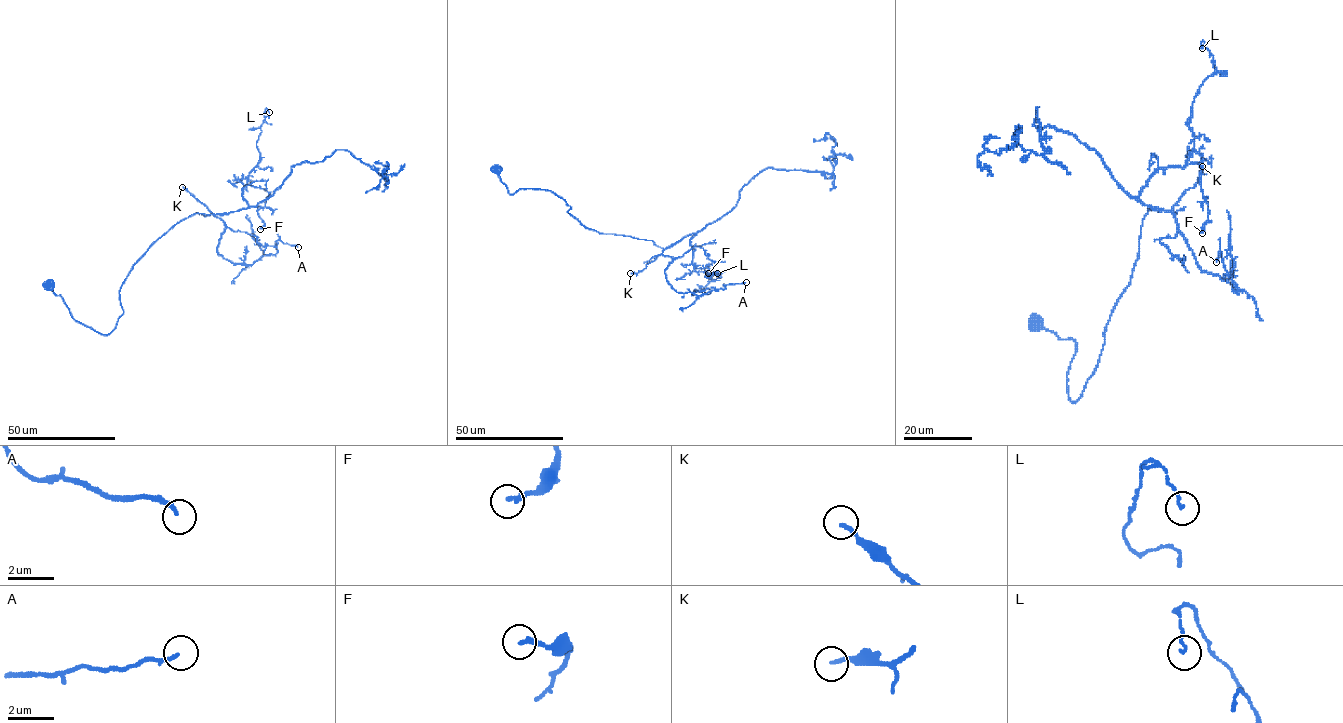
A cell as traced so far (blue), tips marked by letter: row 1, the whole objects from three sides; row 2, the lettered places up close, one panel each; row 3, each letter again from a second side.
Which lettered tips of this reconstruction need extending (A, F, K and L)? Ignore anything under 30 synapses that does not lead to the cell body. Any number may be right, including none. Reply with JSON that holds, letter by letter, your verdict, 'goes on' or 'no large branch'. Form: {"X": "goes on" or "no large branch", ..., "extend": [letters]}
{"A": "no large branch", "F": "no large branch", "K": "no large branch", "L": "no large branch", "extend": []}

